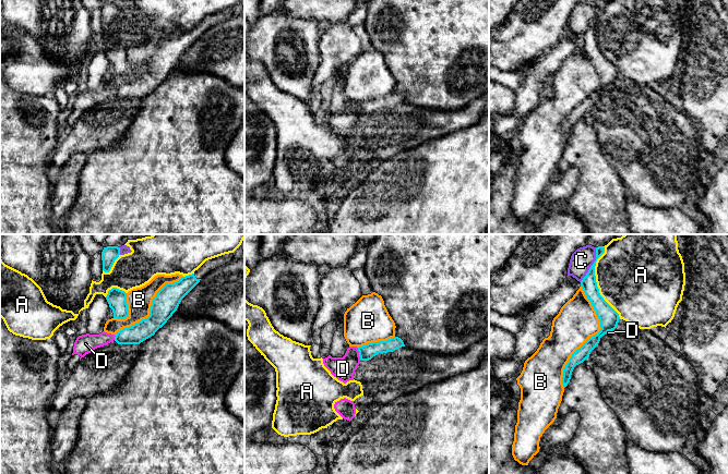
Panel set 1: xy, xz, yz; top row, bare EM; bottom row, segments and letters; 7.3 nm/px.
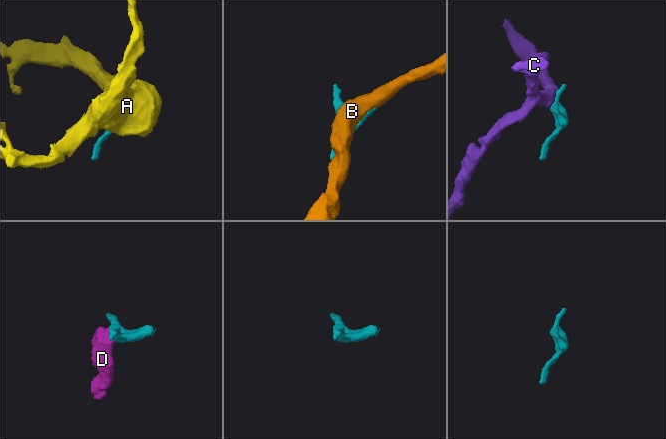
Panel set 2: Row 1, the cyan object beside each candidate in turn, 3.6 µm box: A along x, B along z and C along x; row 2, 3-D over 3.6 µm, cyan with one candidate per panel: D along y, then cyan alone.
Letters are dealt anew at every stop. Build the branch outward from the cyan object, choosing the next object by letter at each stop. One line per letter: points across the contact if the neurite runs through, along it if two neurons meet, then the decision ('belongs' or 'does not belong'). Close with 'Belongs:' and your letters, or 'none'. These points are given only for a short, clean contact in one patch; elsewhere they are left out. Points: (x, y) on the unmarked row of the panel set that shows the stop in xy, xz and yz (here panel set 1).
A: does not belong
B: does not belong
C: border along yz (596, 3), (596, 15), (580, 37); does not belong
D: border along xz (357, 104), (361, 116); does not belong
Belongs: none

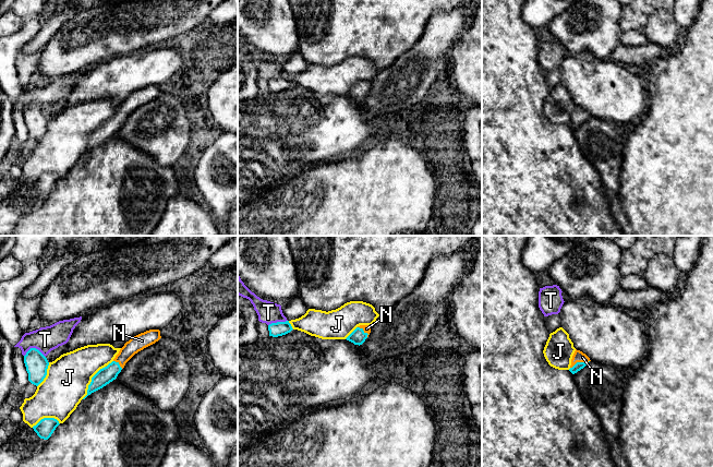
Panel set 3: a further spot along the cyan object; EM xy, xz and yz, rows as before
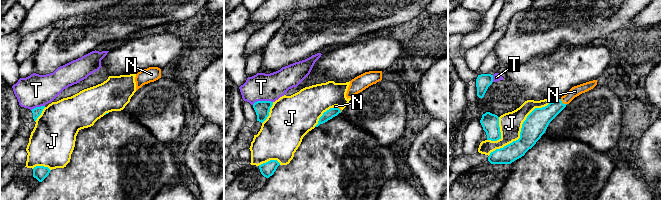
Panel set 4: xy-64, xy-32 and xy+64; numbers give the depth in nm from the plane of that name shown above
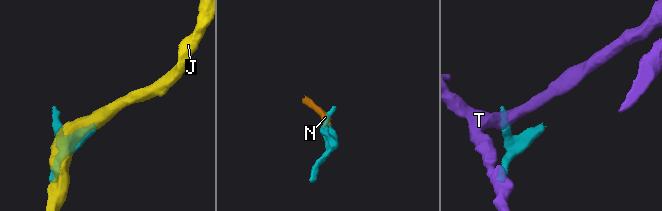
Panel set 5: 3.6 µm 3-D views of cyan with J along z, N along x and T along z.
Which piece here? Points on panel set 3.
J: does not belong
N: runs through yz (578, 121), (579, 118), (578, 111); belongs
T: border along xy (24, 110), (31, 104), (36, 104), (45, 112); does not belong
Belongs: N

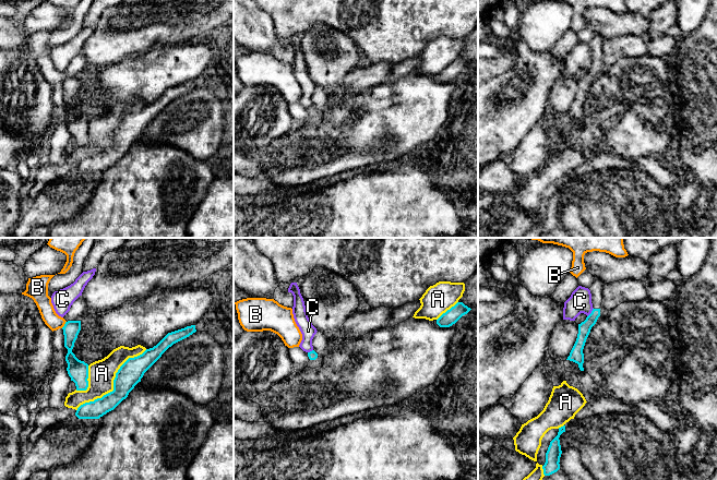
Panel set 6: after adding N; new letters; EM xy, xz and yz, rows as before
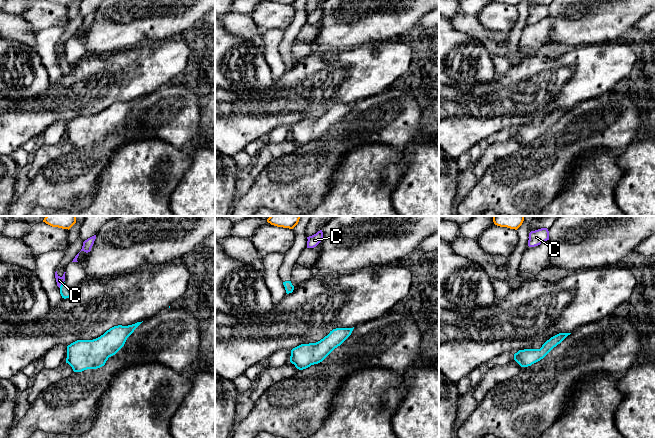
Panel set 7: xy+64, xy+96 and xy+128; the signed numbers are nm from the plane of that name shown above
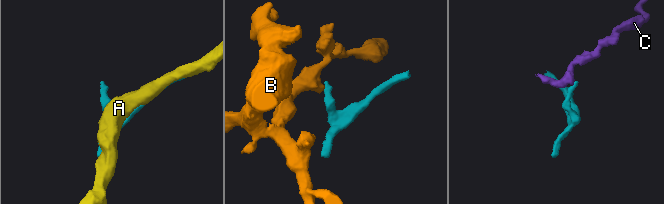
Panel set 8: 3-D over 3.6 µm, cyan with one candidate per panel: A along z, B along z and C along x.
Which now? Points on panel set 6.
A: does not belong
B: border along xy (66, 76), (61, 83); does not belong
C: border along yz (593, 63), (587, 72); does not belong
Belongs: none

